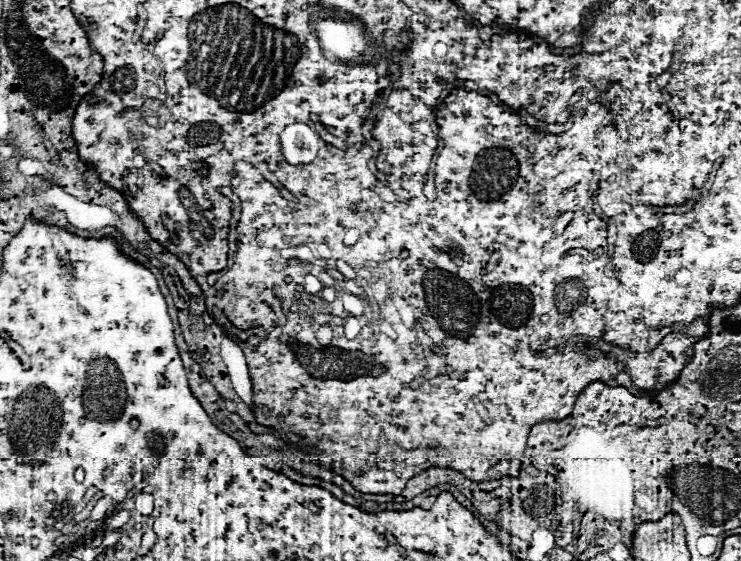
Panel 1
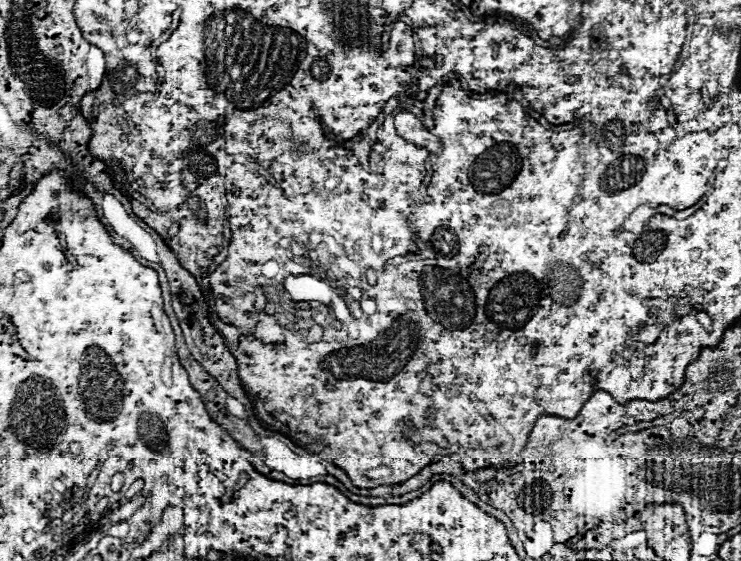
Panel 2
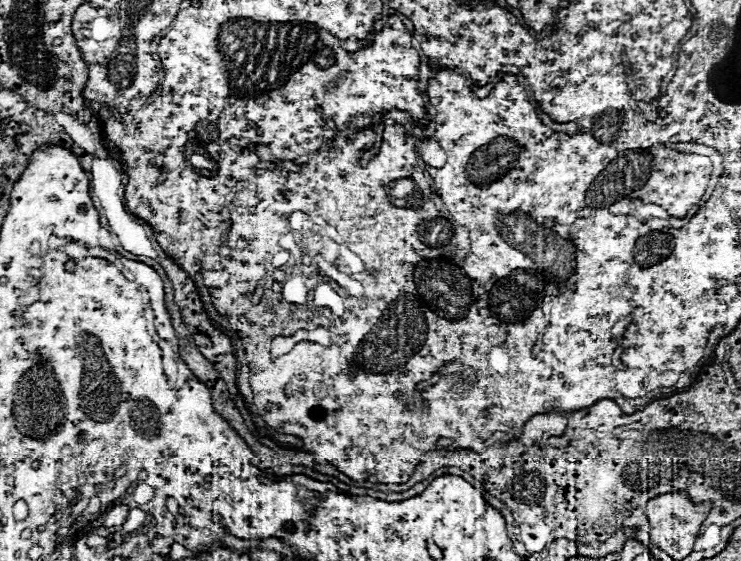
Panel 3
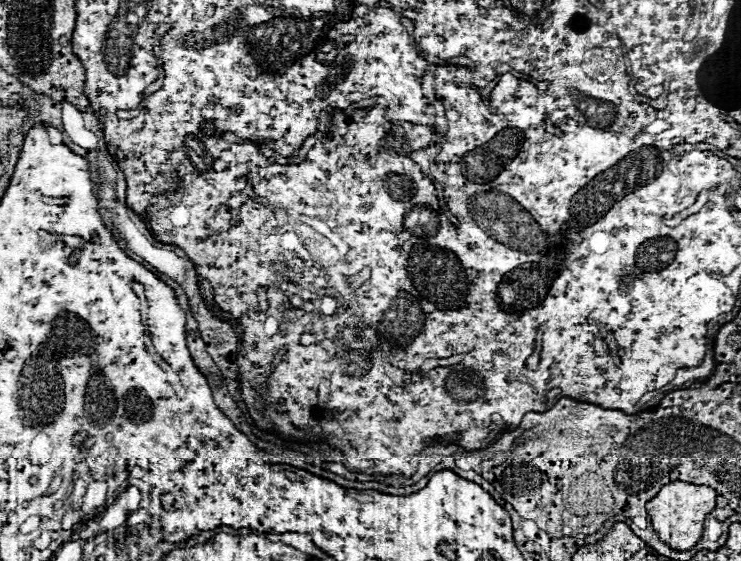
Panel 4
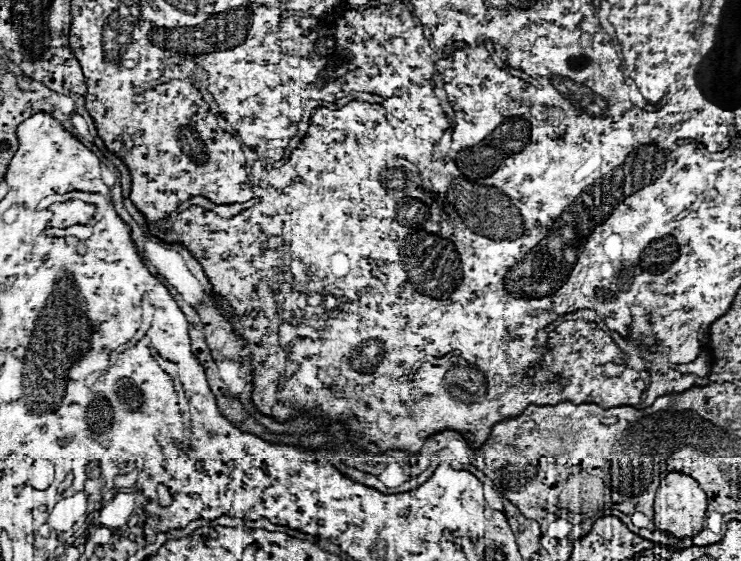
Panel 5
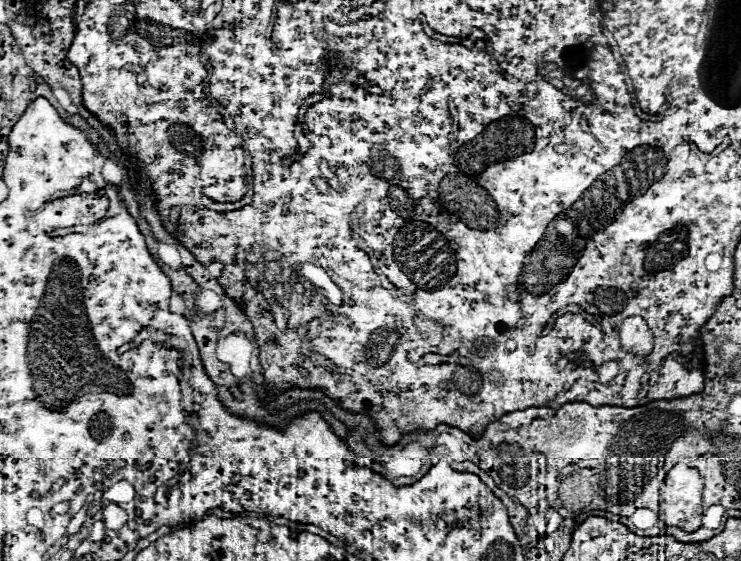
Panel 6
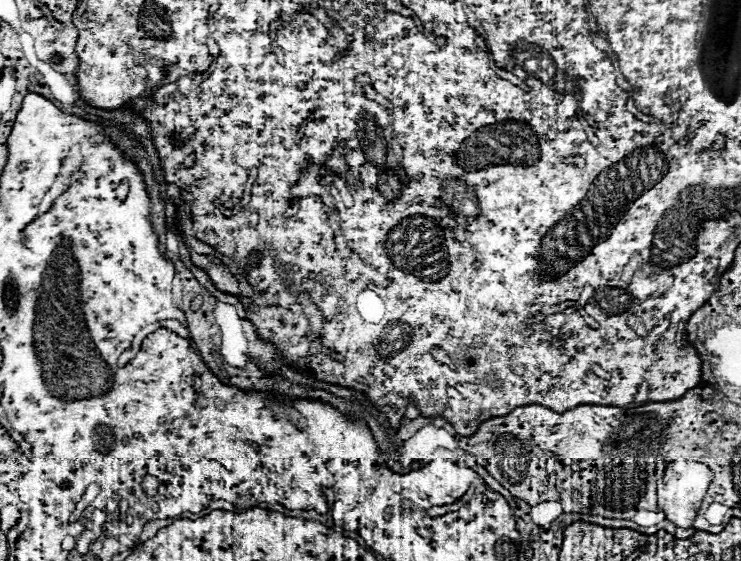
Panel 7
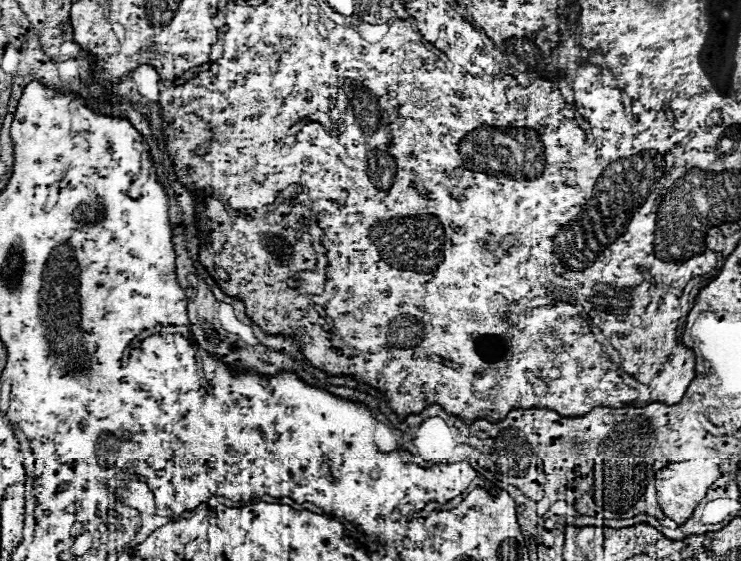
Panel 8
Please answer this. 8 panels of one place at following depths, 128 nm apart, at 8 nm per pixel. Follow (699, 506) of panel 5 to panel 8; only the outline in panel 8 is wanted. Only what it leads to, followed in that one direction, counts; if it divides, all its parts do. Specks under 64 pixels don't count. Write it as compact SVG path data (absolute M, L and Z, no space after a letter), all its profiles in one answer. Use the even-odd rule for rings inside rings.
M704 450L704 456L696 462L674 462L666 468L662 468L656 474L656 490L658 490L658 504L662 512L674 520L678 526L686 524L686 520L692 516L694 508L700 504L700 500L706 496L706 490L710 484L720 476L718 470L720 454L714 450Z

